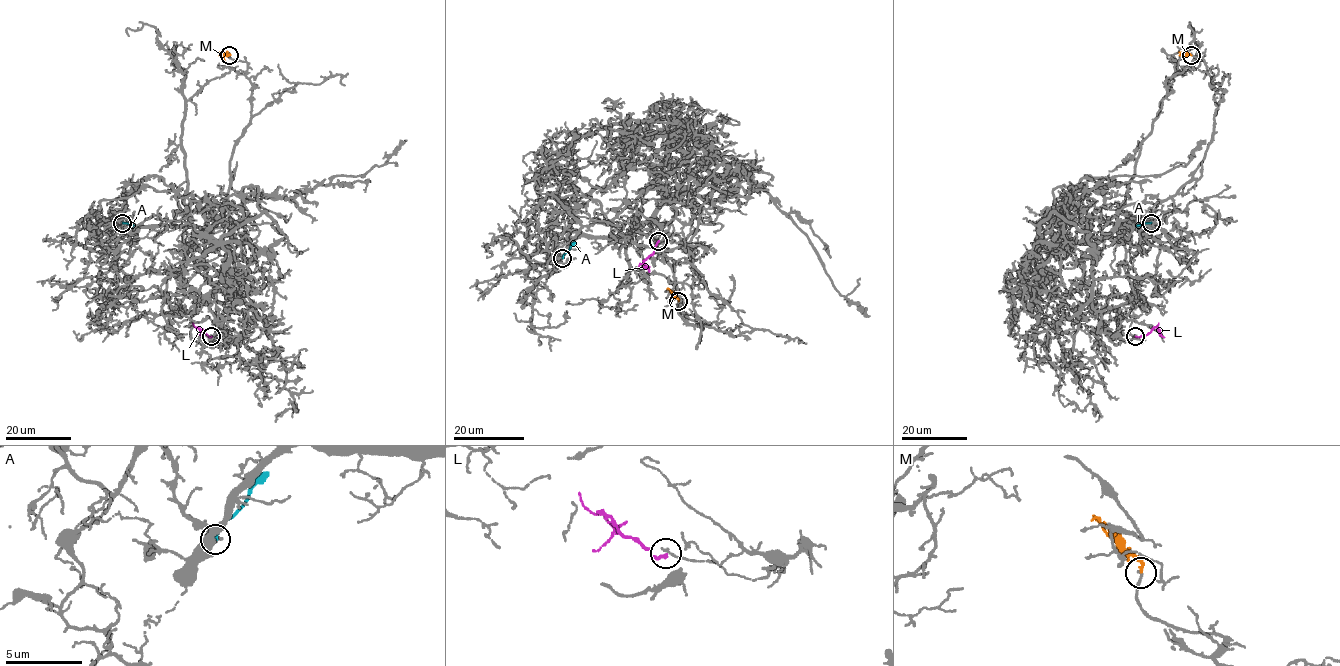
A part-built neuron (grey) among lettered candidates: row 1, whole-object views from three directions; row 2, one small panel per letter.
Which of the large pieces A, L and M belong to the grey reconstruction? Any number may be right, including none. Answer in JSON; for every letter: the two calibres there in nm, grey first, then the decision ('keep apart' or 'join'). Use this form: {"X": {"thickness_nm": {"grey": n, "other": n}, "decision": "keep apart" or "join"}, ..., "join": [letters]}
{"A": {"thickness_nm": {"grey": 80, "other": 200}, "decision": "keep apart"}, "L": {"thickness_nm": {"grey": 160, "other": 220}, "decision": "keep apart"}, "M": {"thickness_nm": {"grey": 200, "other": 200}, "decision": "keep apart"}, "join": []}

